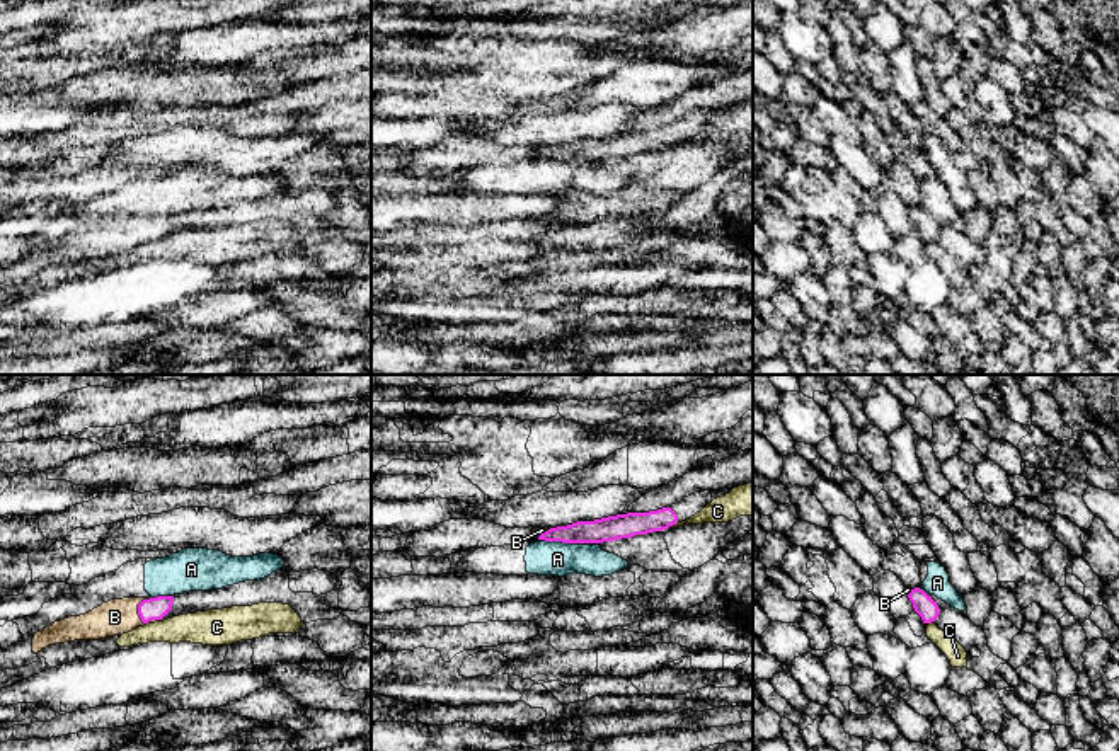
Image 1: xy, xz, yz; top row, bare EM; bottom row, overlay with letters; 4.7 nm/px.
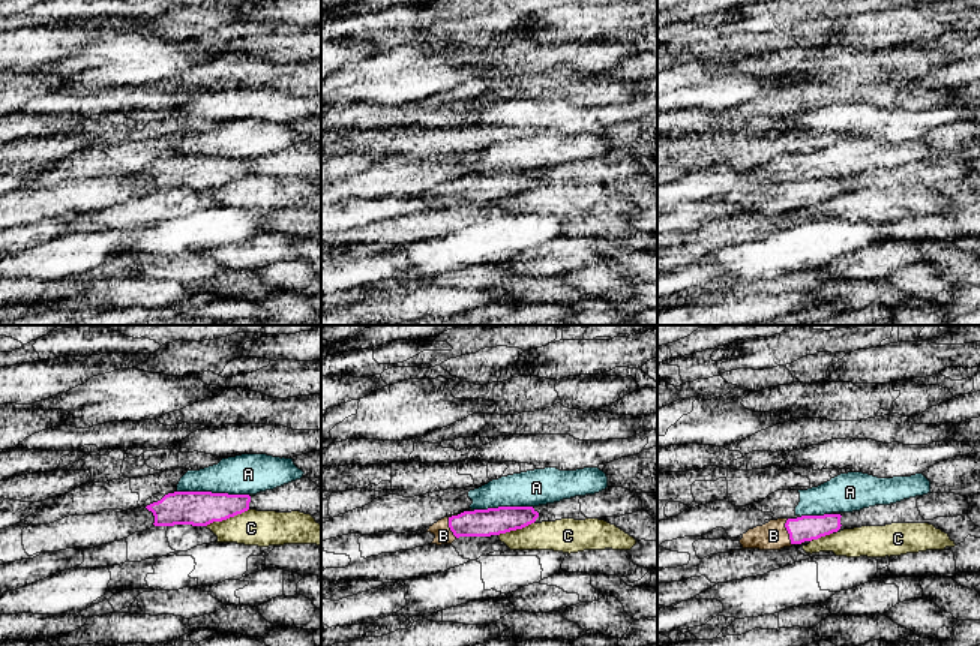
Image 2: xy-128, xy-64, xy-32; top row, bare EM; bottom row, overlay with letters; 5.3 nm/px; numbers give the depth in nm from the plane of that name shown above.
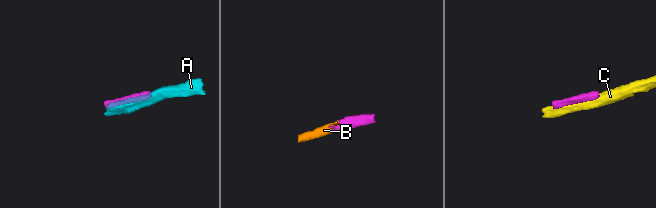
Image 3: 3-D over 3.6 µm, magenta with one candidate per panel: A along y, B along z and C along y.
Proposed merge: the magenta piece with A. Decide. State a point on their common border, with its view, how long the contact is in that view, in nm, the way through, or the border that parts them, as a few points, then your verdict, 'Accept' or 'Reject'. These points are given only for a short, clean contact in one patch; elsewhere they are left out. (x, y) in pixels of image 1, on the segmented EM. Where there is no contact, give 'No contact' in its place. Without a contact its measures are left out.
Touches magenta at xz (559, 540). Shared border 130 nm. Reject

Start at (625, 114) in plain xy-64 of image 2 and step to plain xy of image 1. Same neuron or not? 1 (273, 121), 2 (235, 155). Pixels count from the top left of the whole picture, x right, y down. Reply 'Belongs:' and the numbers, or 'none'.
Belongs: 2

